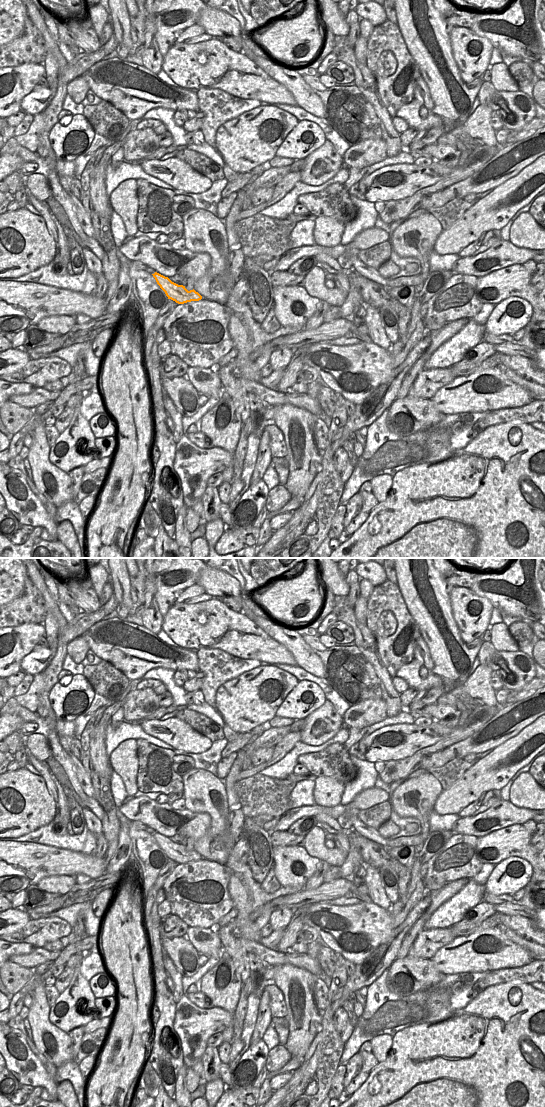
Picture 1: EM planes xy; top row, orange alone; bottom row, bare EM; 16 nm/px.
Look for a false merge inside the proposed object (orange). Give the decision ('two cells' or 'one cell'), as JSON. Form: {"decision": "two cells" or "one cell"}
{"decision": "one cell"}

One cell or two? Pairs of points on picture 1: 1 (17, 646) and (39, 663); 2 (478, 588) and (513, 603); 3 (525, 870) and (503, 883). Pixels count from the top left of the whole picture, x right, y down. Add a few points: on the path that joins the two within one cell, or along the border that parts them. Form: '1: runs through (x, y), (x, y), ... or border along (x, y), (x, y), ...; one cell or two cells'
1: border along (32, 651), (22, 659), (20, 668); two cells
2: runs through (487, 592), (504, 595); one cell
3: runs through (521, 876), (509, 878); one cell

